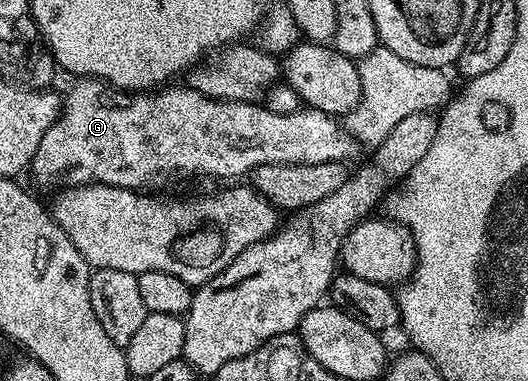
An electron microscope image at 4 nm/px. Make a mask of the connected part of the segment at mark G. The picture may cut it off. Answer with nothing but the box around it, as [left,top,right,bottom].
[29,78,356,189]

